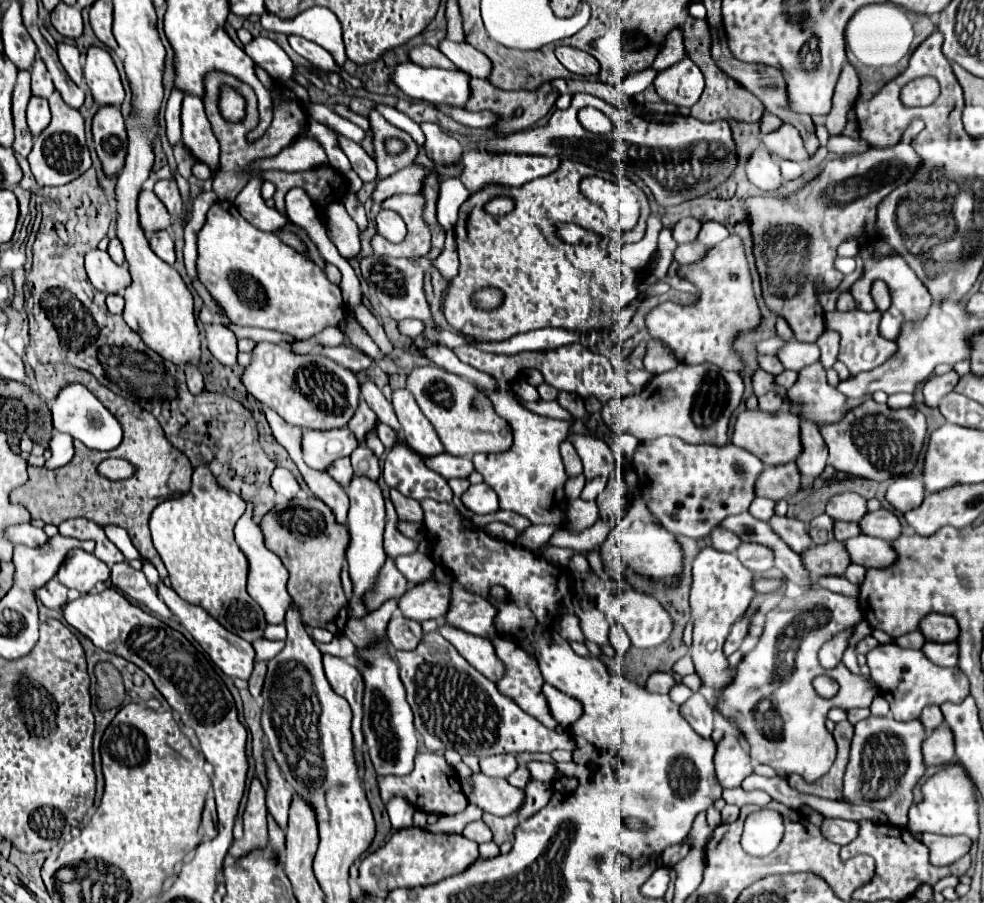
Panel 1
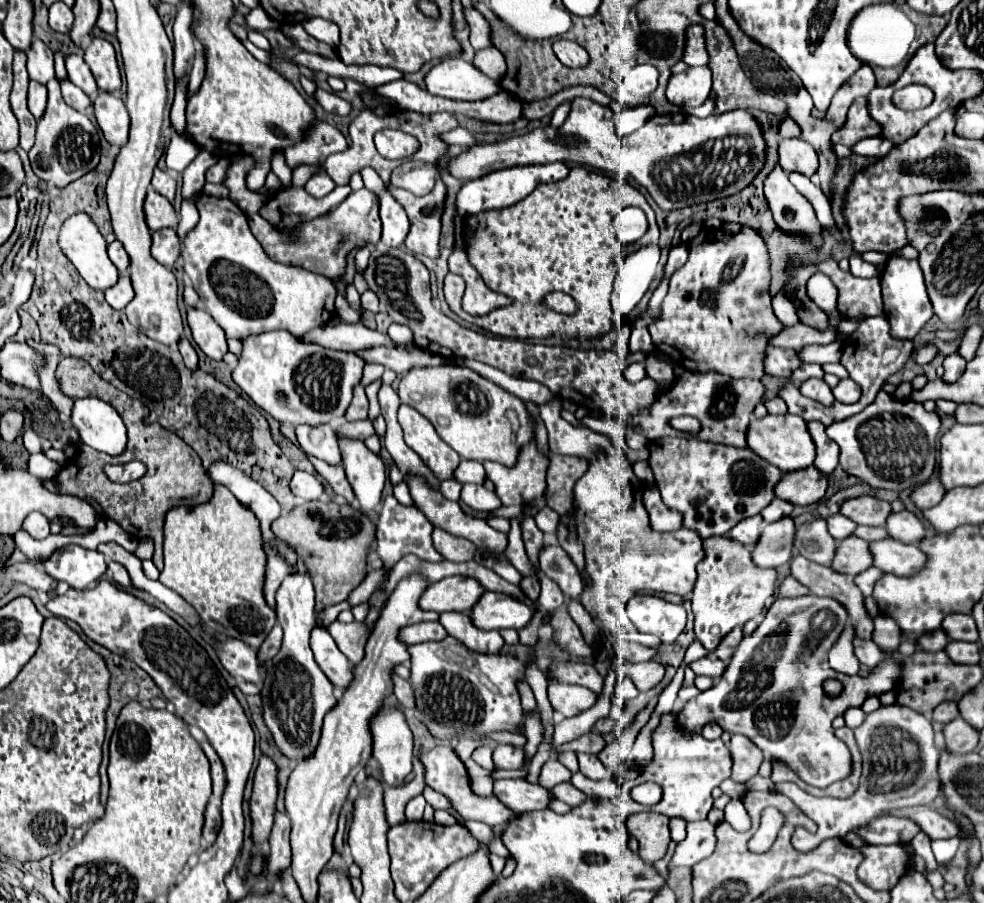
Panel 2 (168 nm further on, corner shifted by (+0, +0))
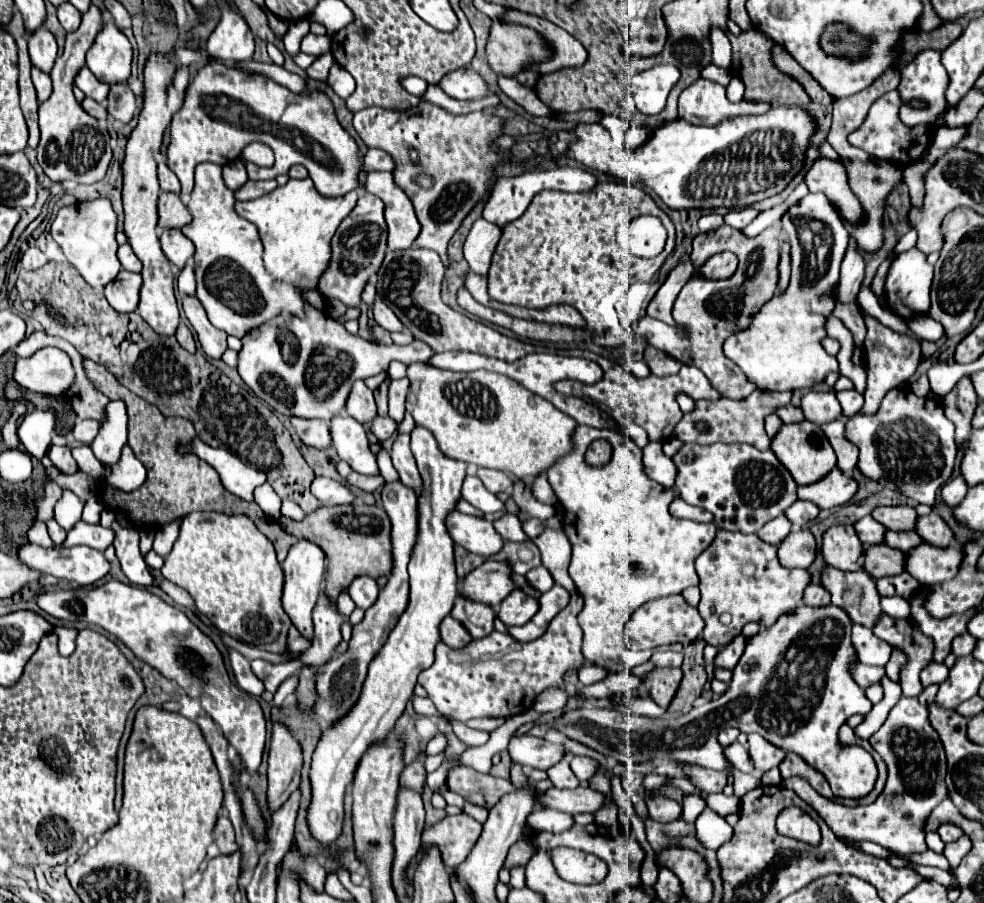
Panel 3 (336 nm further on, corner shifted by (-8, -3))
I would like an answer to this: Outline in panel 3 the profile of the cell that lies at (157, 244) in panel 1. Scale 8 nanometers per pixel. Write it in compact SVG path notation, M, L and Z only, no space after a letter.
M166 229L160 237L162 251L164 255L178 267L182 269L186 261L194 255L194 243L182 235L180 229Z

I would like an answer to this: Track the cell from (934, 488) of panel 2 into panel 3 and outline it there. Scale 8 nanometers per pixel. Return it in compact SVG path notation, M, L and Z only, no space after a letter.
M956 477L956 479L950 479L944 487L942 487L942 491L940 491L940 497L942 497L942 501L948 505L948 507L956 507L962 499L964 499L964 493L968 491L968 487L964 485L964 481L960 481L960 477Z

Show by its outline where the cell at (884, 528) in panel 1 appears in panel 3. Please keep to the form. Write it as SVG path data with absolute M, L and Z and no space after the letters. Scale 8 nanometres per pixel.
M934 511L926 517L918 517L914 531L920 533L924 543L930 543L934 547L948 547L954 539L952 529Z

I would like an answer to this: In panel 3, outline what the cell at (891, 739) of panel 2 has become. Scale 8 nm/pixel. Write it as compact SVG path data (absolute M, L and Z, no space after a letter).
M900 697L900 701L890 709L884 725L872 735L872 747L888 765L888 779L884 791L870 805L846 807L830 801L816 793L802 777L784 781L784 787L792 789L802 801L812 805L838 839L850 839L854 843L872 841L900 855L924 853L928 849L922 831L924 817L928 817L928 811L948 797L944 783L946 755L938 733L928 721L928 709L922 707L916 697Z

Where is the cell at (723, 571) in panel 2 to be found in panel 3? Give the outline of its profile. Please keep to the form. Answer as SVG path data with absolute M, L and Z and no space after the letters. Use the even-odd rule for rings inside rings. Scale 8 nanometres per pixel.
M720 529L712 541L712 545L696 559L696 573L700 577L700 605L698 611L706 623L702 637L712 647L724 647L728 645L736 635L742 633L742 627L750 621L758 623L760 627L768 627L776 621L776 617L792 607L802 605L802 593L806 585L810 583L810 575L806 569L784 569L776 561L776 547L760 541L756 535L742 535ZM728 615L730 619L724 621L722 617Z

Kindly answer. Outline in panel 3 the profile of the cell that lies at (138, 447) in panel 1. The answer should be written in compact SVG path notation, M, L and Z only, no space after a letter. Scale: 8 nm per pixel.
M84 359L84 371L86 377L92 381L92 385L104 393L108 399L122 399L126 403L128 409L128 444L132 448L136 459L140 459L148 471L148 479L146 483L132 491L120 491L114 489L110 483L102 481L98 485L98 497L104 501L104 505L116 513L122 513L134 529L142 531L148 527L160 527L172 521L178 521L182 517L186 517L192 511L222 511L222 513L244 513L248 515L256 527L274 543L276 553L278 553L278 561L282 563L290 551L290 547L298 541L296 537L292 537L290 533L286 533L278 521L272 521L264 515L264 511L256 505L256 503L248 503L232 493L228 493L224 489L224 485L218 479L218 473L200 457L196 457L194 453L178 453L178 447L184 441L192 441L196 437L196 431L192 427L192 423L188 419L182 417L164 417L156 405L150 405L148 401L144 401L142 397L134 395L132 391L124 389L112 373L108 373L108 369L104 369L102 365Z

